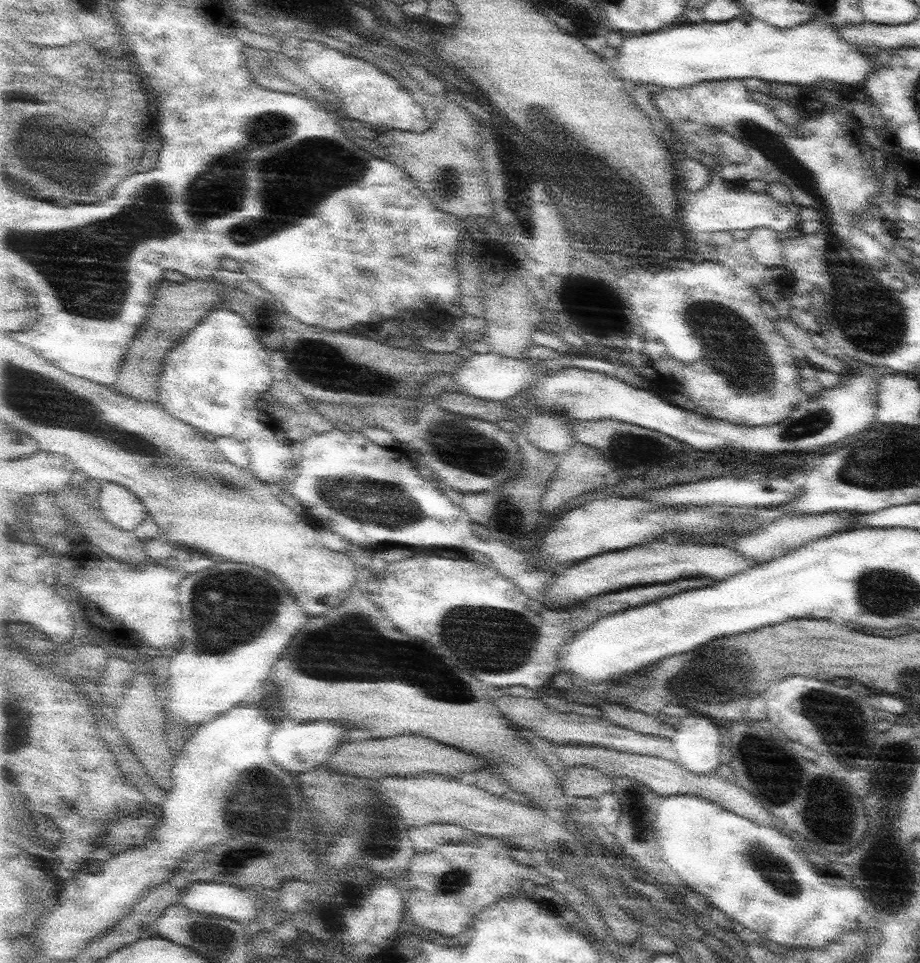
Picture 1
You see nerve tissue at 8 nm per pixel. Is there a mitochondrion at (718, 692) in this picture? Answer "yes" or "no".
yes

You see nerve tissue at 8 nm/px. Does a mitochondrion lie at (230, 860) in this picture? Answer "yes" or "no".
yes

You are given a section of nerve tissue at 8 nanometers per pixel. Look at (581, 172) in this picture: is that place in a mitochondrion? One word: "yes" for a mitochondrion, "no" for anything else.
yes

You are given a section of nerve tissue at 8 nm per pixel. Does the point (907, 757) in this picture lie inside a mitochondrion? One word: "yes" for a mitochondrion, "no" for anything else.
yes

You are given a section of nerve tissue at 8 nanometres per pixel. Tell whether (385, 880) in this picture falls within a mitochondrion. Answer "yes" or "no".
no

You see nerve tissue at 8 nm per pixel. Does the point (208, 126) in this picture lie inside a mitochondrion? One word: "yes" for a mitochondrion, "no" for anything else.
no

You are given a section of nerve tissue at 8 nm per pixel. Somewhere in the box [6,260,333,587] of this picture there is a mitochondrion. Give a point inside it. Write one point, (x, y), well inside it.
(79, 415)

